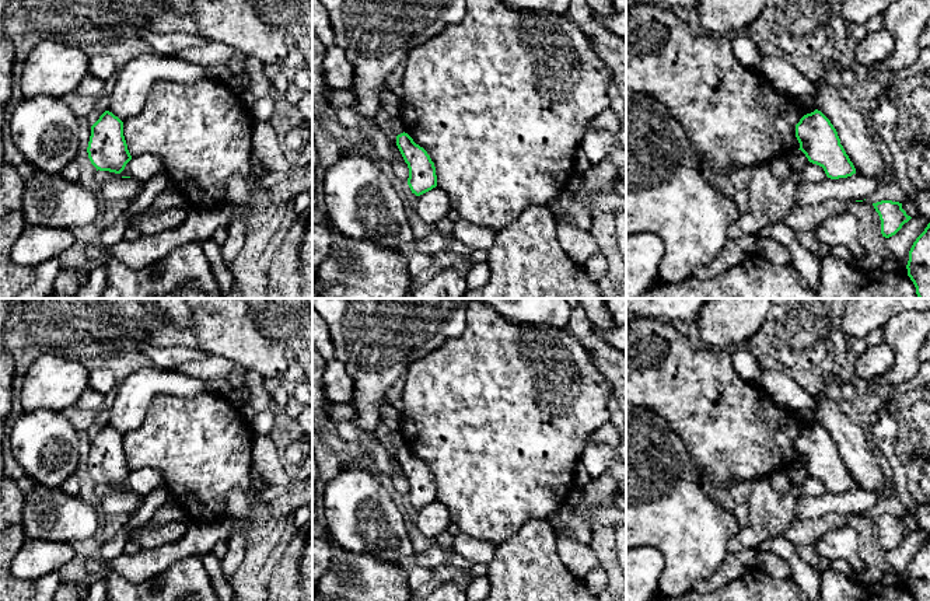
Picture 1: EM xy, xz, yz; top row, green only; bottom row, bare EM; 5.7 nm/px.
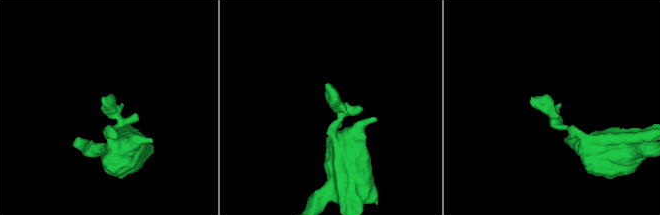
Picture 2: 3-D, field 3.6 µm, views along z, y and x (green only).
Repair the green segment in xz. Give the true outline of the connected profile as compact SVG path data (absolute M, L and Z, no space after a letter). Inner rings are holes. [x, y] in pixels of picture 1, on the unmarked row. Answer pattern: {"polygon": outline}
{"polygon": "M405 445L396 450L396 460L409 482L408 499L412 507L420 510L436 502L436 481L427 465Z"}

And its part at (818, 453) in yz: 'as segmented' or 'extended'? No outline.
as segmented

